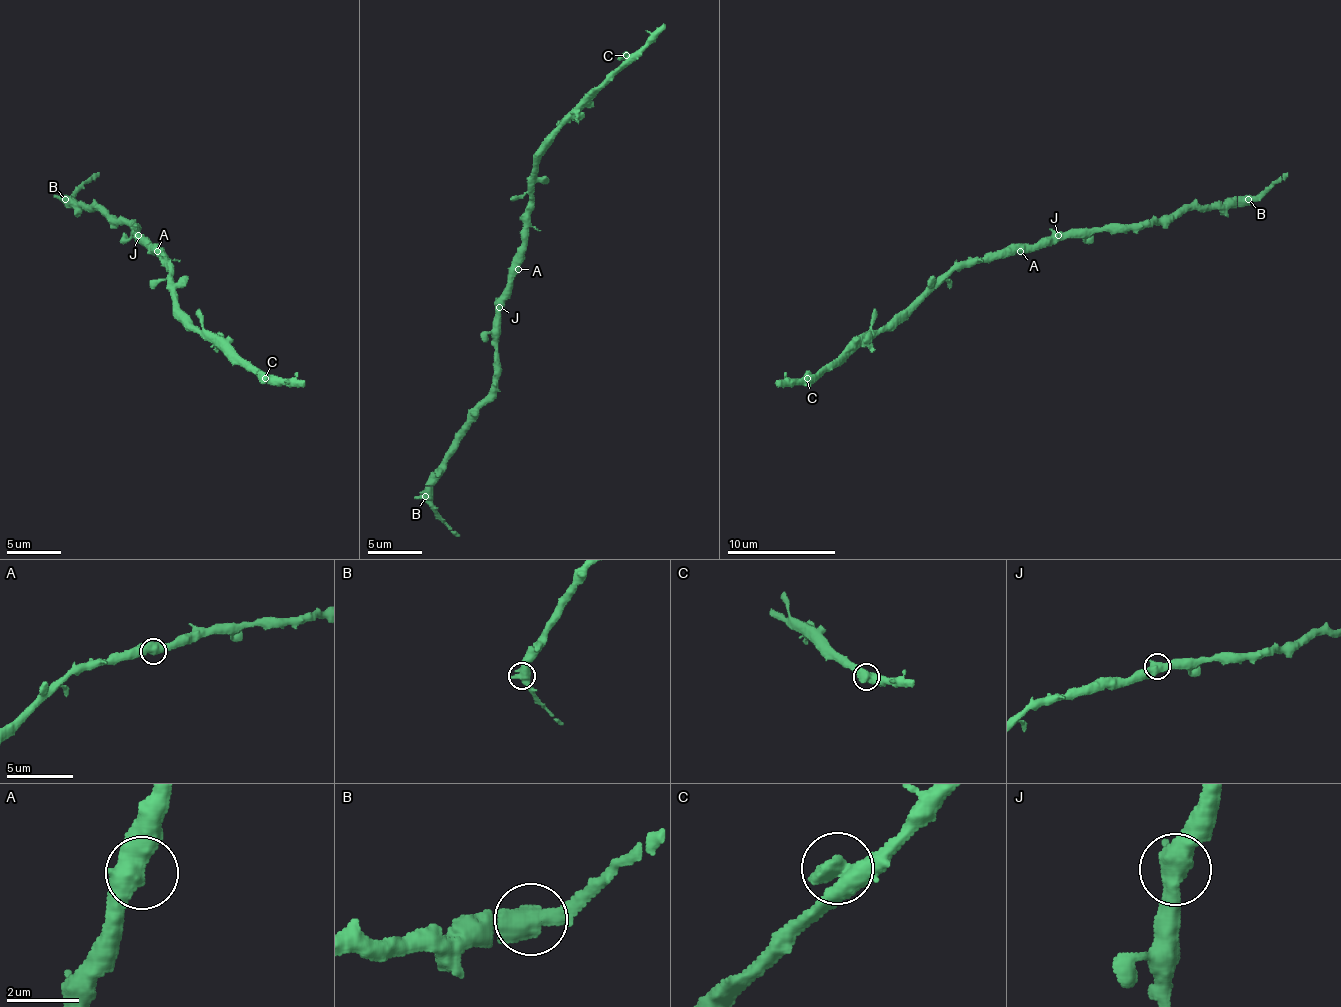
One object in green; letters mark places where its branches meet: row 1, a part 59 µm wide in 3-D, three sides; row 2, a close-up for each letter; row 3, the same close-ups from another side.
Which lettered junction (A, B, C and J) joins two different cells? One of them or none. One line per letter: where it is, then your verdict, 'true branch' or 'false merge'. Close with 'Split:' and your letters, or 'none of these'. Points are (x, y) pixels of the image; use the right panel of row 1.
A: at (1020, 251); true branch
B: at (1248, 199); true branch
C: at (807, 378); true branch
J: at (1058, 235); true branch
Split: none of these

